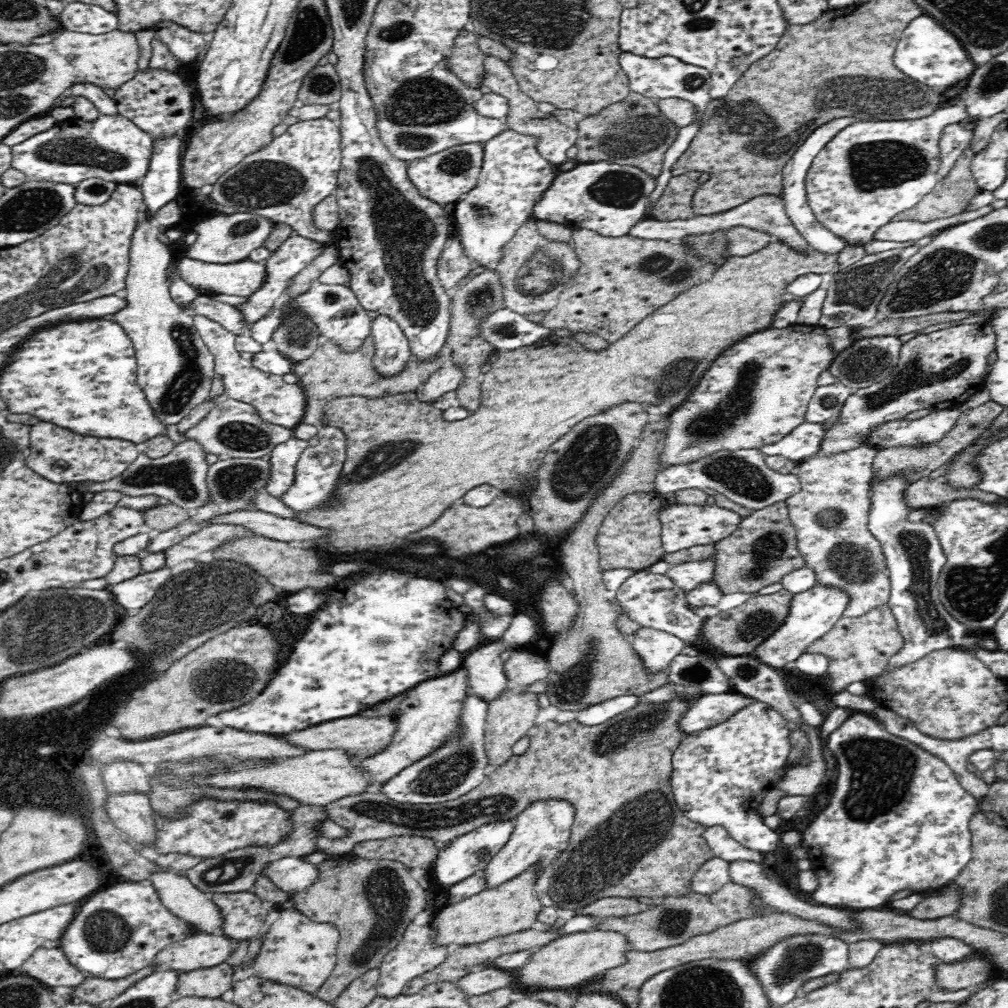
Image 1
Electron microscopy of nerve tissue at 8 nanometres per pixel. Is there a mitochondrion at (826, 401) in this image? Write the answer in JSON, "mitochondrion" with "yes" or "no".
{"mitochondrion":"yes"}

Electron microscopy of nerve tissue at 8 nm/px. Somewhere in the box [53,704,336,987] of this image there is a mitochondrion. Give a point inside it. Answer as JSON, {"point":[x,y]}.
{"point":[106,931]}

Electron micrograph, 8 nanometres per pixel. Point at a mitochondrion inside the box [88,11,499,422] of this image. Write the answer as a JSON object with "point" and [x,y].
{"point":[405,231]}

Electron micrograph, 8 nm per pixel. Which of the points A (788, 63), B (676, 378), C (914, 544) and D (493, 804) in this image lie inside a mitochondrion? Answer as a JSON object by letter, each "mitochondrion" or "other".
{"A":"other","B":"mitochondrion","C":"mitochondrion","D":"mitochondrion"}

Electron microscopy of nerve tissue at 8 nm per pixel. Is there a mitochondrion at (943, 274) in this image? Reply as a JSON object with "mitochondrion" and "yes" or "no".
{"mitochondrion":"yes"}

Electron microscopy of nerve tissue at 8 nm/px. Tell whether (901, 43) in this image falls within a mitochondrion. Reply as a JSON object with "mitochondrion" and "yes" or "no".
{"mitochondrion":"no"}

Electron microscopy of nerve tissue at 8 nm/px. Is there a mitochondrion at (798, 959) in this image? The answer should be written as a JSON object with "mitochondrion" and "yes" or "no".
{"mitochondrion":"yes"}

